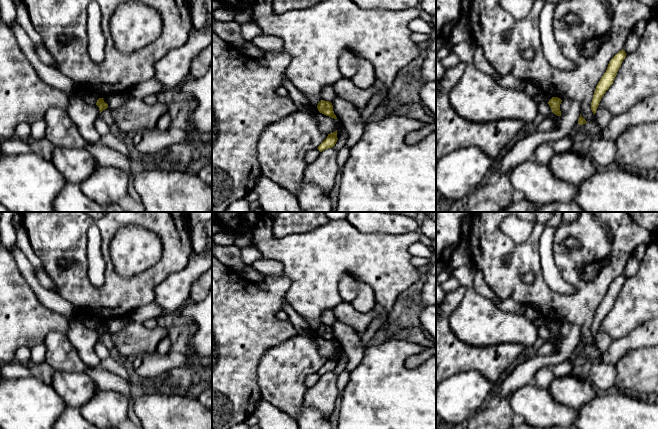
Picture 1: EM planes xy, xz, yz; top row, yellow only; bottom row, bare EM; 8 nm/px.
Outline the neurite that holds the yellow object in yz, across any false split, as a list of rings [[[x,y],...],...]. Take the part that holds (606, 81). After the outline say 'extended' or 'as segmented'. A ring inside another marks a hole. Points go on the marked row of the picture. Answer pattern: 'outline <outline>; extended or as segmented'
outline [[[622,49],[619,51],[609,62],[608,67],[600,81],[598,82],[594,91],[593,99],[591,102],[591,110],[593,114],[596,113],[601,98],[604,96],[609,87],[613,84],[613,81],[617,75],[617,72],[626,57],[625,51]]]; as segmented

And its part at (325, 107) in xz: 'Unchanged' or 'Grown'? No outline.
Unchanged

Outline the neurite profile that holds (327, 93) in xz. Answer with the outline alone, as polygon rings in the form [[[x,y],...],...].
[[[325,86],[320,92],[320,97],[322,100],[331,102],[336,97],[333,87]]]

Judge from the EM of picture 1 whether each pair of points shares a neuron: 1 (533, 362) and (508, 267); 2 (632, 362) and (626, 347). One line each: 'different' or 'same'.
1: different
2: different

